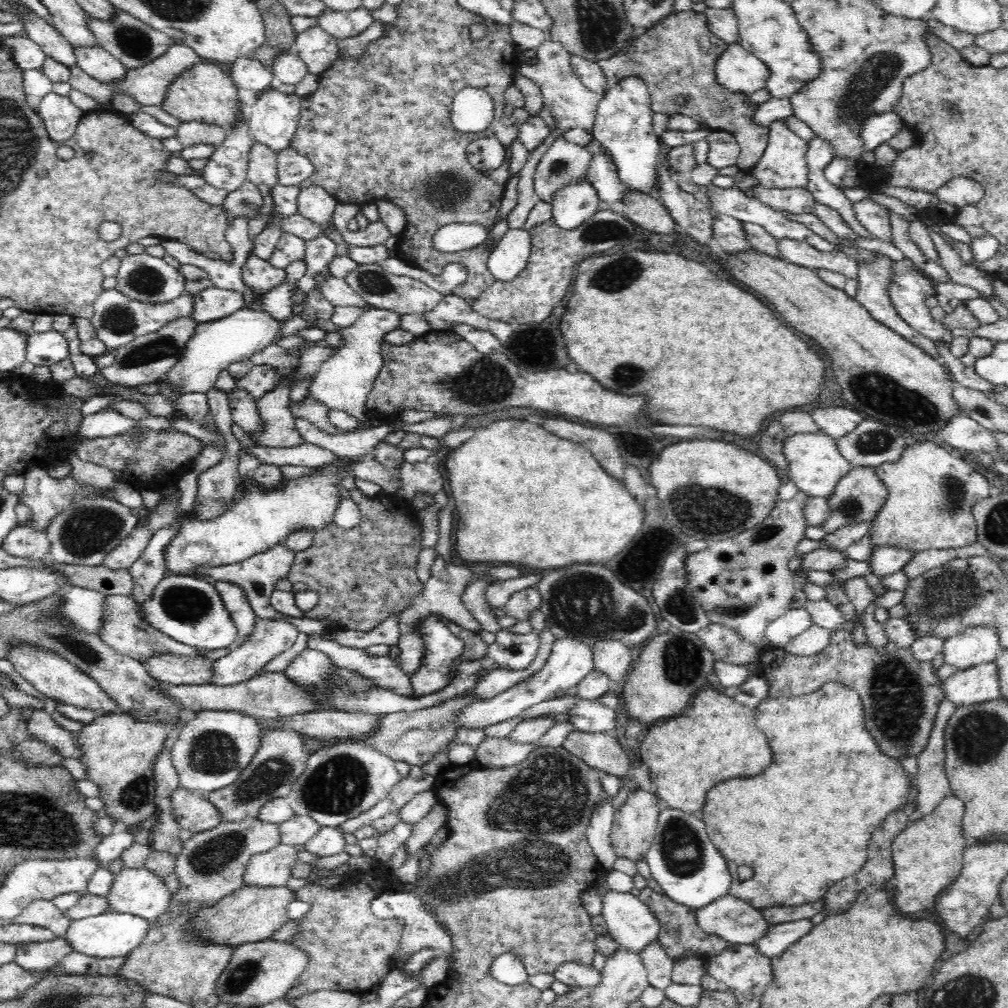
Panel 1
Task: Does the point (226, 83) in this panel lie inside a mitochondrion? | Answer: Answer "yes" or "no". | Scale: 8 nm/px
no

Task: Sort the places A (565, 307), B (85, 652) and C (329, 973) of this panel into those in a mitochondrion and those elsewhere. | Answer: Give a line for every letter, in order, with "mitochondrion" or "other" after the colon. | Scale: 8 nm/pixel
A: other
B: mitochondrion
C: other

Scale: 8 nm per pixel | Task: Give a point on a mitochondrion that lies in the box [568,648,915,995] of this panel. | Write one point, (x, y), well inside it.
(683, 851)

